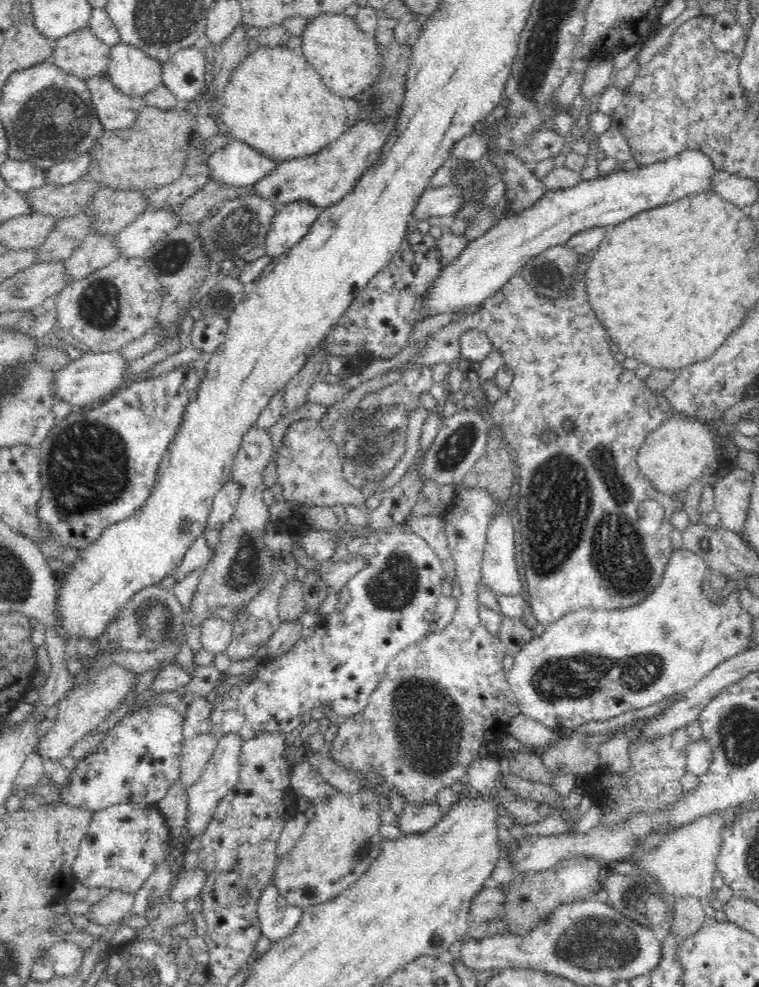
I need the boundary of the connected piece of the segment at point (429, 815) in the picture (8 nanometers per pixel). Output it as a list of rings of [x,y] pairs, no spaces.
[[[436,801],[408,803],[399,818],[402,834],[426,832],[438,823],[443,814]]]

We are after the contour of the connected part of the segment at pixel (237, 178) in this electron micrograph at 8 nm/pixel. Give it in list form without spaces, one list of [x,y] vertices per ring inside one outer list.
[[[233,138],[209,157],[210,178],[234,188],[248,188],[268,176],[280,162]]]

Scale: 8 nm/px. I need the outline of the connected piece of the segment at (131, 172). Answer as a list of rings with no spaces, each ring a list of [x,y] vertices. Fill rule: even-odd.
[[[185,104],[162,110],[145,105],[133,125],[126,130],[106,131],[89,151],[90,168],[85,178],[114,190],[160,189],[182,176],[184,158],[188,154],[188,140],[195,129],[196,119],[188,113]],[[110,152],[110,156],[106,156]],[[184,152],[184,158],[180,158]]]

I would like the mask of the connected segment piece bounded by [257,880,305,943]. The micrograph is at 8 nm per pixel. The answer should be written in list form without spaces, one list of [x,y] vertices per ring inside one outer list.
[[[270,881],[263,889],[257,906],[261,934],[274,943],[290,936],[305,911],[298,905],[290,905],[282,893]]]

